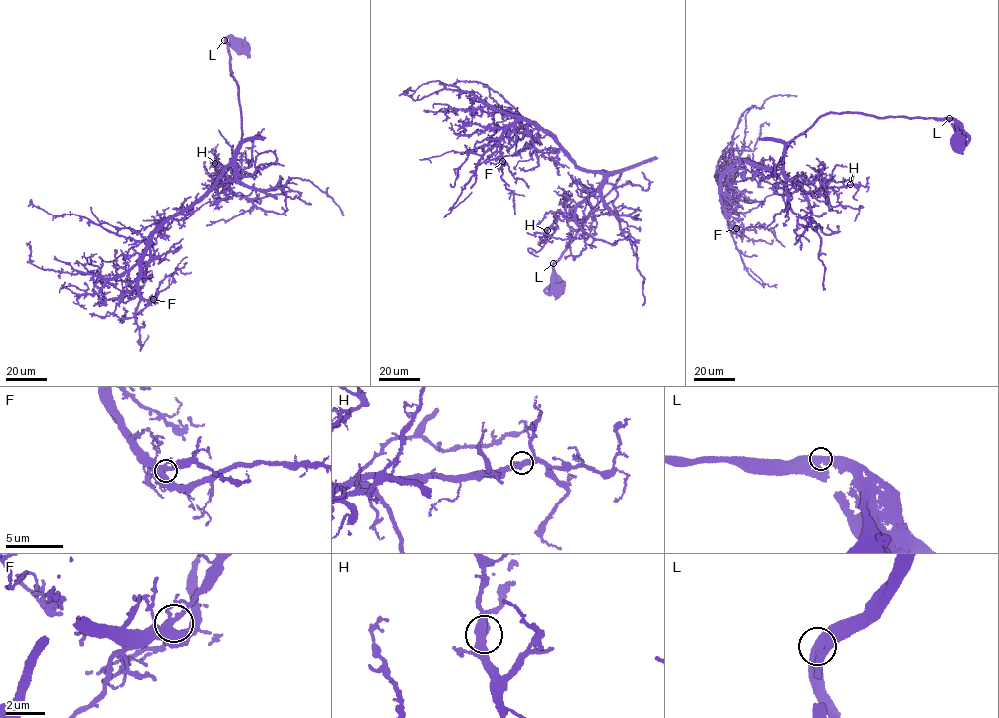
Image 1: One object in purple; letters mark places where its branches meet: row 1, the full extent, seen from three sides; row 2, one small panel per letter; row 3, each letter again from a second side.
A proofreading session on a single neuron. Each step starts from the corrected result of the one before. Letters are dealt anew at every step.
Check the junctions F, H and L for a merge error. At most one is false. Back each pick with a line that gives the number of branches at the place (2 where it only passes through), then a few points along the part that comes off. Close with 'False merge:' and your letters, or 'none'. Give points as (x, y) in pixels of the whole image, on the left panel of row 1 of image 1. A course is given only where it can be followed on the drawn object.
False merge: none

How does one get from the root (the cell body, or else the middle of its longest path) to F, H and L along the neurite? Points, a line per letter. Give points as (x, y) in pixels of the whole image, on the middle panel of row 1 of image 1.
F: (559, 291), (553, 263), (620, 173), (605, 175), (577, 166), (555, 136), (517, 119), (499, 142), (502, 161)
H: (559, 291), (553, 263), (620, 172), (607, 175), (547, 230)
L: (559, 291), (553, 263)

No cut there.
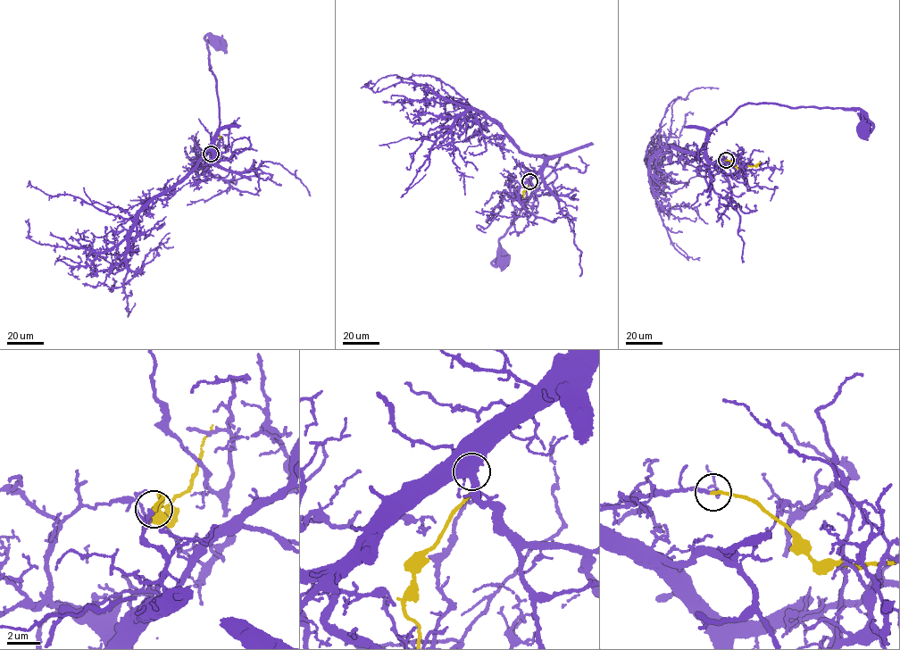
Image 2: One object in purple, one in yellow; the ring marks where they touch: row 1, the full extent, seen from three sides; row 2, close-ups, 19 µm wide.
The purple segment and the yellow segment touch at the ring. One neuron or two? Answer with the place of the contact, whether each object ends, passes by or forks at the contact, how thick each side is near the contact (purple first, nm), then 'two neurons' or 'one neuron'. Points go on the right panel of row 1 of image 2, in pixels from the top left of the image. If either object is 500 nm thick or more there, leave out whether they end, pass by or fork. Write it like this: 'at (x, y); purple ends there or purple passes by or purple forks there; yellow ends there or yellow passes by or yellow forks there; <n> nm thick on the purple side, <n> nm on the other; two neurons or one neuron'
at (726, 160); purple ends there; yellow ends there; 240 nm thick on the purple side, 190 nm on the other; two neurons

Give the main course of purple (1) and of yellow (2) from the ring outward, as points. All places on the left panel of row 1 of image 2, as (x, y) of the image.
1: (211, 154), (212, 162), (213, 137), (220, 122), (217, 79), (209, 70), (210, 54), (204, 37), (223, 45)
2: (211, 154), (219, 142), (217, 135)

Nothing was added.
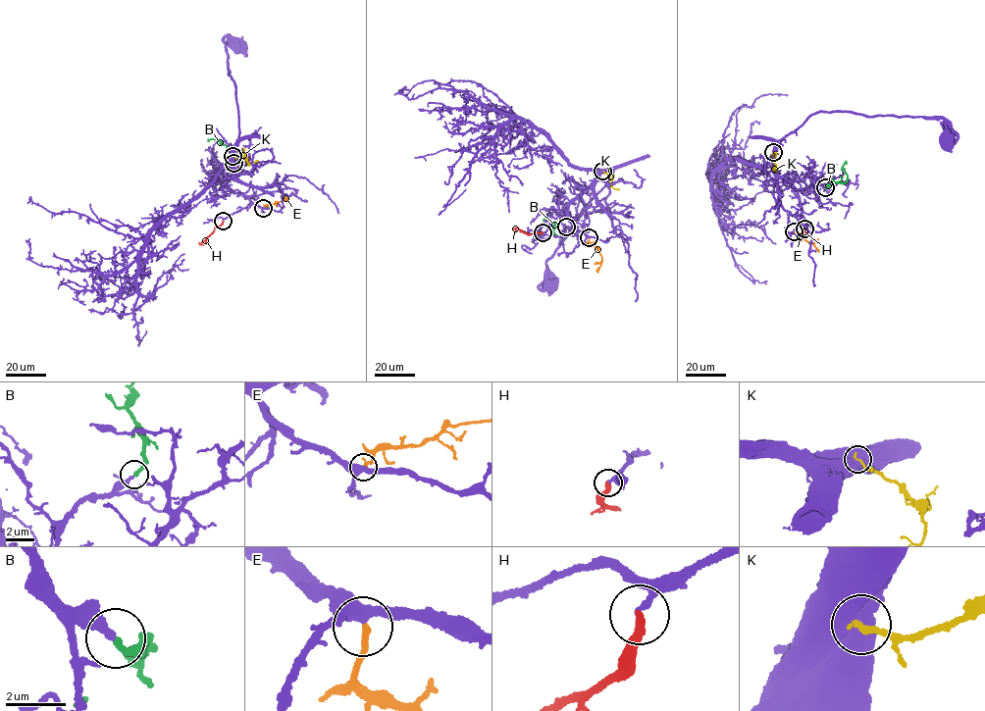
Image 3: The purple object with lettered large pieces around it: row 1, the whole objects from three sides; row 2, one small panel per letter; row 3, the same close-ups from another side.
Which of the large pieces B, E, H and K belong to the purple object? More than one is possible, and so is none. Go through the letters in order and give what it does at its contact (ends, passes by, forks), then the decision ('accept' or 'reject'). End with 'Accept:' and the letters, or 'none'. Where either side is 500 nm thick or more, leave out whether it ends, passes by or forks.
B: it ends there; accept
E: it ends there; accept
H: it ends there; accept
K: reject
Accept: B, E, H

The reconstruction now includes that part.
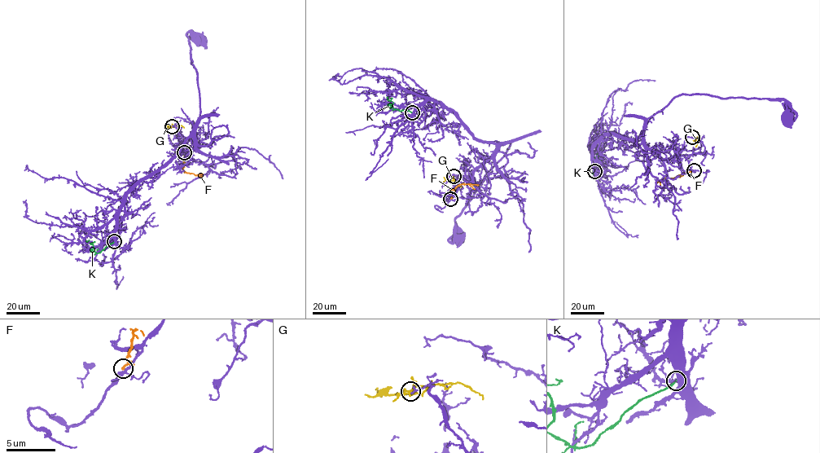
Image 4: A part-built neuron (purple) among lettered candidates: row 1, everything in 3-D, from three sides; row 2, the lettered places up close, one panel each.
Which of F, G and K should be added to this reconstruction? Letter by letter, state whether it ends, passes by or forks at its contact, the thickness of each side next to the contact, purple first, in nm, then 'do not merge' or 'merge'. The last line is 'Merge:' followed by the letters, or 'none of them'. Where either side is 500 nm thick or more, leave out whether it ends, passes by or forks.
F: it ends | 260/240 nm | do not merge
G: it passes by | 90/220 nm | do not merge
K: 800/160 nm | do not merge
Merge: none of them

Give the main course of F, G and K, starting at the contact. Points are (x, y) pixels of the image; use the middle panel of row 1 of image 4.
F: (450, 199), (452, 190), (460, 184), (479, 184)
G: (453, 176), (453, 181), (446, 179), (443, 182)
K: (412, 112), (391, 107), (390, 105), (393, 103), (387, 97)

